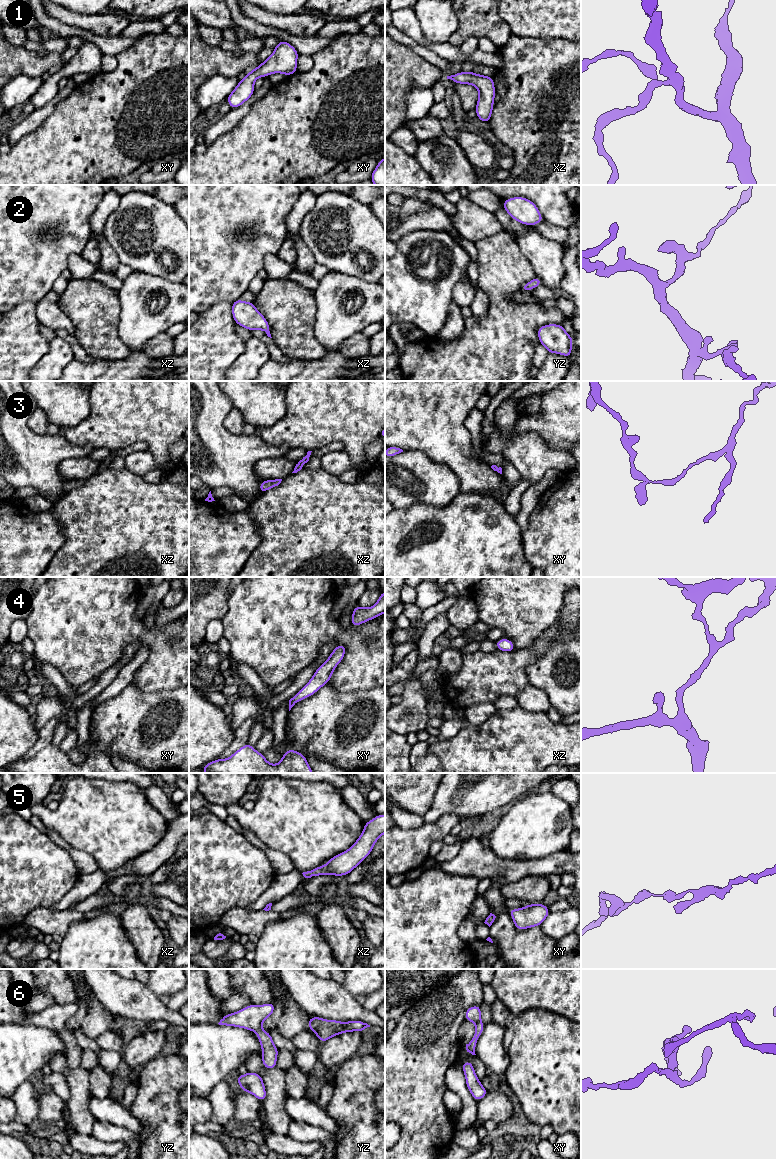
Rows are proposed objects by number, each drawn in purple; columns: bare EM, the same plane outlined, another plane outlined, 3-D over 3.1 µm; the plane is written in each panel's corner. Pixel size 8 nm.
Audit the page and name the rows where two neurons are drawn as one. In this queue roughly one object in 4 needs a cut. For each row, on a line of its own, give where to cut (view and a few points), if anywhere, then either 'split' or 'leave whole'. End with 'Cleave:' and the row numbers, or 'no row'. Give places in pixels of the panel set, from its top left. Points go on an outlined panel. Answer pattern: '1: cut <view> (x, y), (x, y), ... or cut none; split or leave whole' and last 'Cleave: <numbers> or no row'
1: cut none; leave whole
2: cut none; leave whole
3: cut none; leave whole
4: cut none; leave whole
5: cut none; leave whole
6: cut none; leave whole
Cleave: no row

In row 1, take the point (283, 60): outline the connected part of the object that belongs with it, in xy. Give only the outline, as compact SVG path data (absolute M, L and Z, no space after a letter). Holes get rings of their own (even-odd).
M279 40L272 55L242 78L226 98L230 107L238 108L252 96L255 91L254 82L258 77L263 78L273 73L282 73L287 76L296 73L298 56L297 50L291 44Z

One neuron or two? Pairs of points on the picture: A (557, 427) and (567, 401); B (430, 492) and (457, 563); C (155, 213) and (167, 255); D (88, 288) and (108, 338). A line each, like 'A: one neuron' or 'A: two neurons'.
A: one neuron
B: two neurons
C: one neuron
D: one neuron

